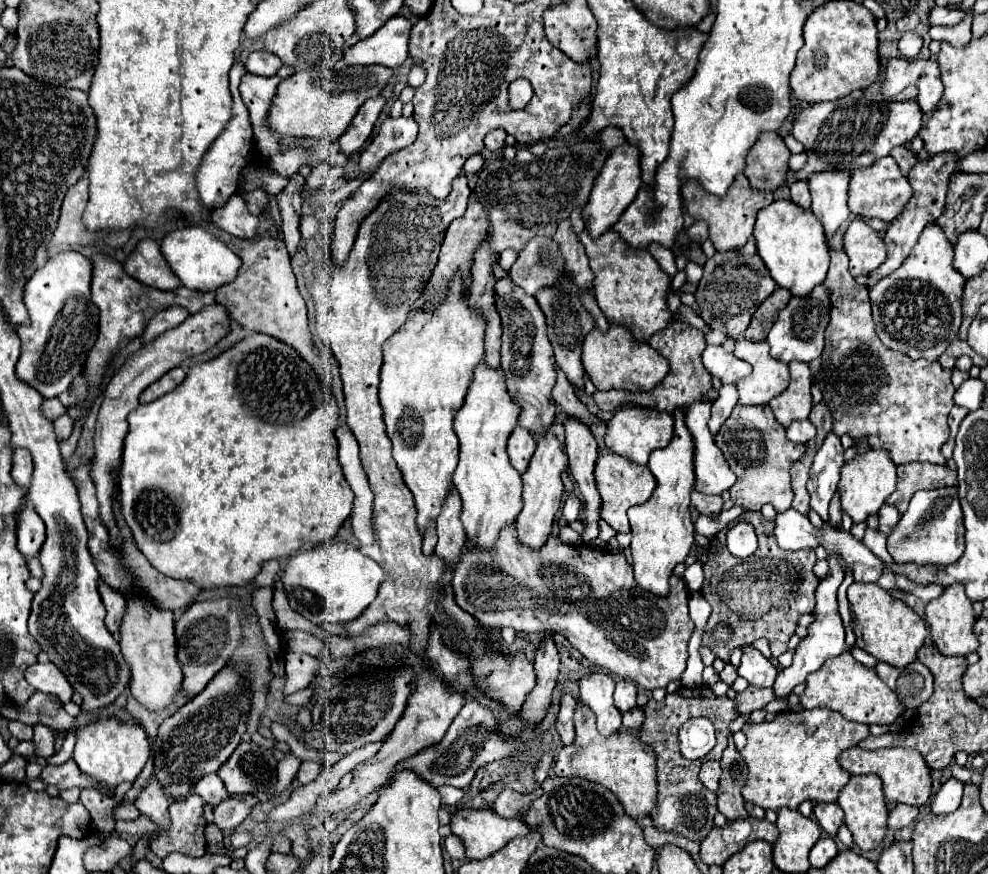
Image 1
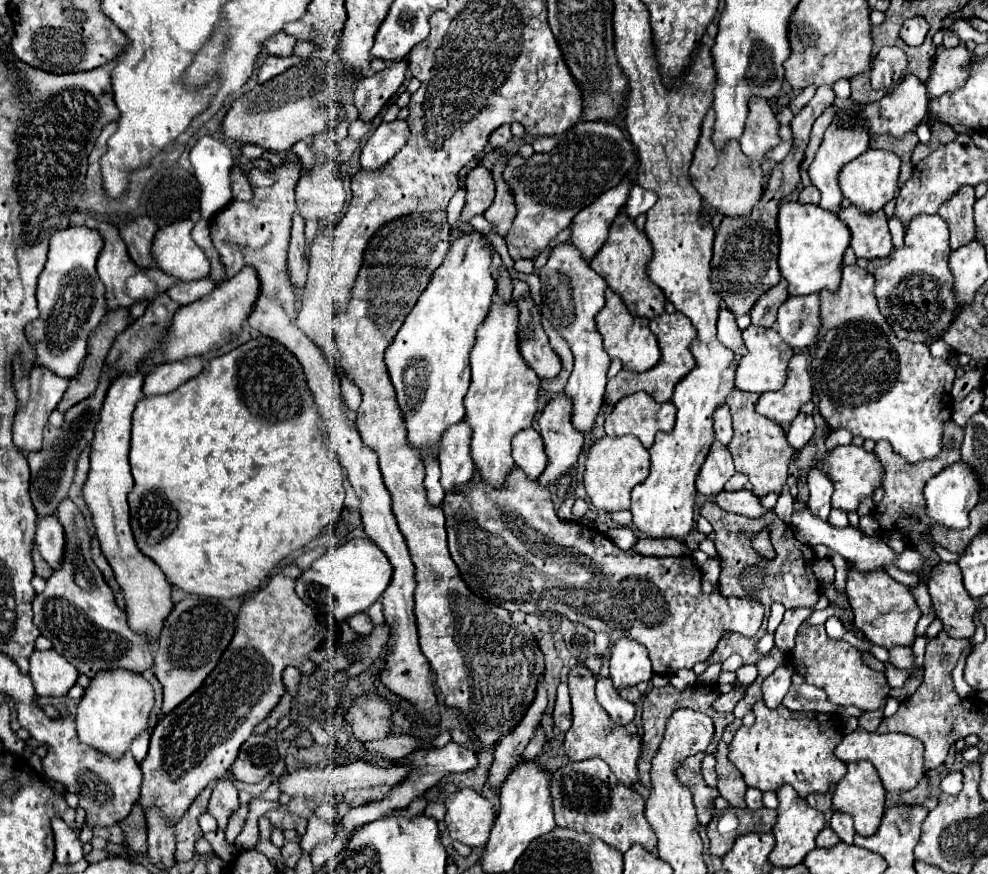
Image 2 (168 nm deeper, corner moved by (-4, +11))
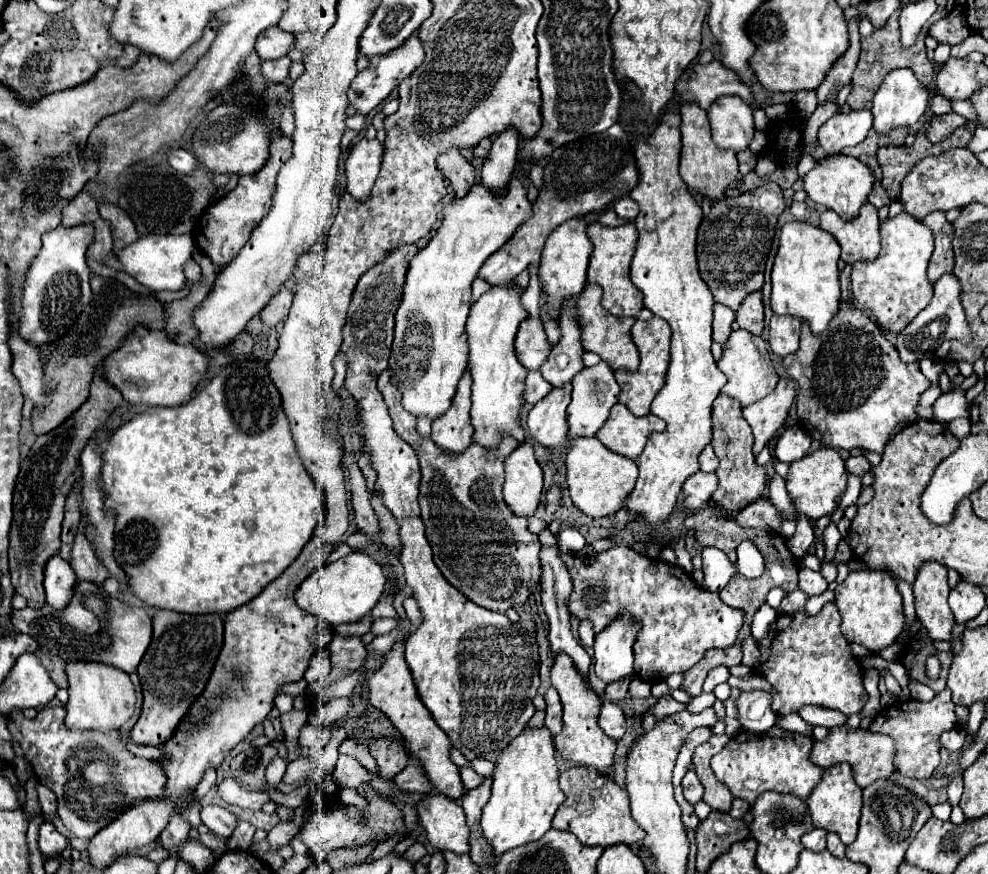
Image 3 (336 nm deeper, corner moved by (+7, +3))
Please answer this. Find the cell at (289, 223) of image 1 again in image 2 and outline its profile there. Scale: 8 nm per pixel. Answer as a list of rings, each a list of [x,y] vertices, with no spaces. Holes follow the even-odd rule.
[[[296,214],[292,220],[292,240],[288,248],[288,272],[290,272],[290,280],[298,288],[306,284],[306,272],[308,272],[308,260],[304,256],[304,246],[306,246],[304,218]]]

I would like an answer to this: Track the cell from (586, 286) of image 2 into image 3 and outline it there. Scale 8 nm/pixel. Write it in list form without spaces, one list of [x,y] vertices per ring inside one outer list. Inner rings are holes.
[[[573,302],[563,306],[563,314],[559,316],[557,324],[563,332],[563,338],[553,350],[549,352],[547,362],[539,368],[541,376],[551,386],[561,386],[573,380],[573,376],[583,368],[583,346],[581,346],[581,330],[573,316]]]

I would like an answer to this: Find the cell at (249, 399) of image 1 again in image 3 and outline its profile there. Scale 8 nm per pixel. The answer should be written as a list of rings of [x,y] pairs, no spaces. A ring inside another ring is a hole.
[[[243,360],[231,366],[221,368],[221,372],[201,390],[197,392],[185,406],[181,408],[145,408],[143,412],[135,414],[129,422],[119,426],[109,444],[103,452],[103,468],[101,468],[101,488],[105,492],[105,510],[109,516],[115,518],[115,562],[121,570],[129,576],[127,590],[143,600],[149,606],[165,608],[183,614],[225,614],[229,610],[239,608],[241,604],[253,600],[269,582],[273,582],[301,552],[301,548],[313,536],[317,524],[323,520],[325,514],[325,500],[317,484],[309,480],[309,472],[301,468],[301,460],[297,456],[289,420],[281,408],[281,396],[271,382],[267,368],[263,364]]]

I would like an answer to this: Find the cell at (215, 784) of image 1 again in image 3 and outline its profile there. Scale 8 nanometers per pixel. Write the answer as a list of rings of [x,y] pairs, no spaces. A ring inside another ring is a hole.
[[[217,804],[205,806],[205,808],[201,810],[201,820],[203,820],[203,824],[205,824],[215,836],[219,836],[219,838],[223,838],[223,840],[227,840],[227,838],[233,834],[233,830],[235,830],[235,826],[237,826],[237,822],[239,822],[239,818],[237,818],[235,814],[231,814],[229,810],[225,810],[223,806],[217,806]]]

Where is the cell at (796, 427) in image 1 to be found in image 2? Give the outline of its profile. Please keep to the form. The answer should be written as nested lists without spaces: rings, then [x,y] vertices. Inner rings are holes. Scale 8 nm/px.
[[[800,412],[800,414],[792,420],[792,424],[788,426],[786,436],[788,436],[788,442],[790,442],[796,450],[800,450],[800,448],[802,448],[804,444],[808,444],[808,440],[814,436],[814,430],[816,430],[816,424],[814,424],[812,416]]]

